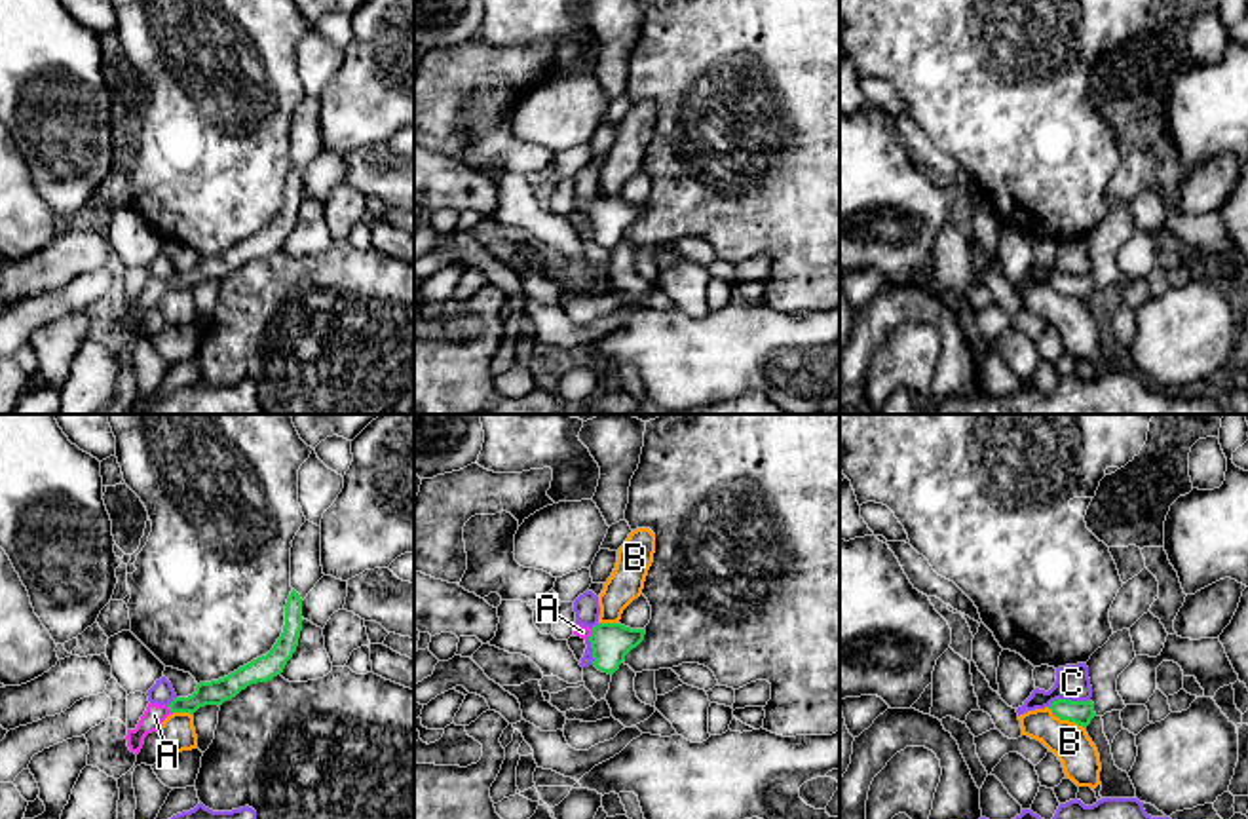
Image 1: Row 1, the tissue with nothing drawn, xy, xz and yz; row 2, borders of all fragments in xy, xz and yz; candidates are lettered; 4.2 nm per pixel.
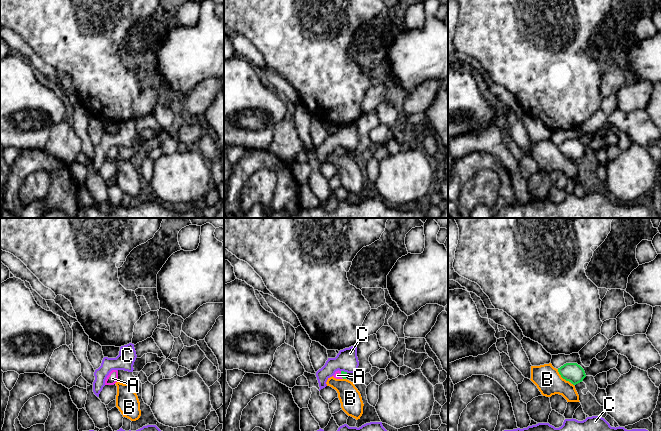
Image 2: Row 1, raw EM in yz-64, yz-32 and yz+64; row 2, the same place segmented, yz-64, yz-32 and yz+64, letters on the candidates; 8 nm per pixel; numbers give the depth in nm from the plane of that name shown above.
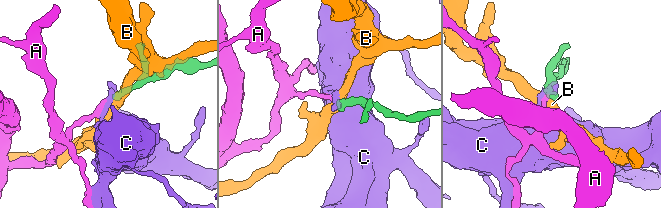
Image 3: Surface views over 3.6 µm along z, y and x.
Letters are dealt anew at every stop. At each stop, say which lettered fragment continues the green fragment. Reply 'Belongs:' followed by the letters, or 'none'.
Belongs: B

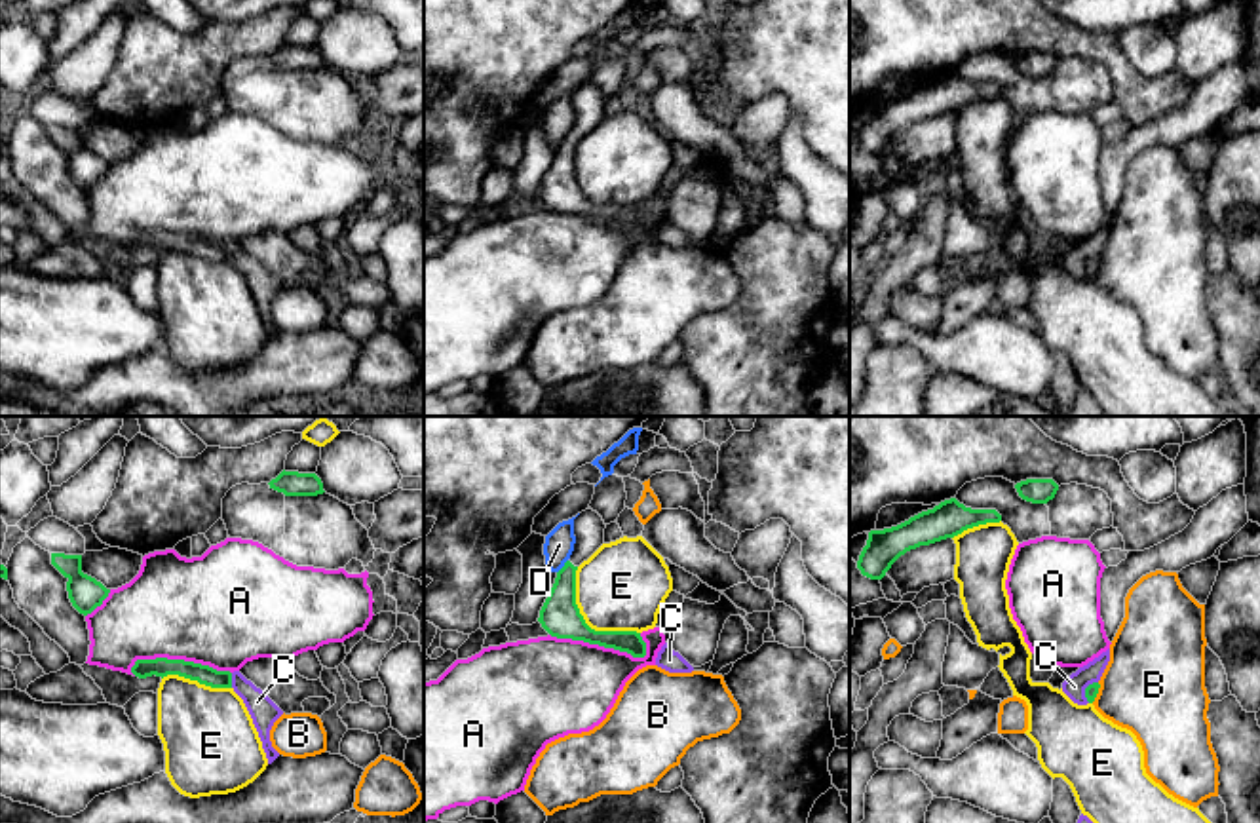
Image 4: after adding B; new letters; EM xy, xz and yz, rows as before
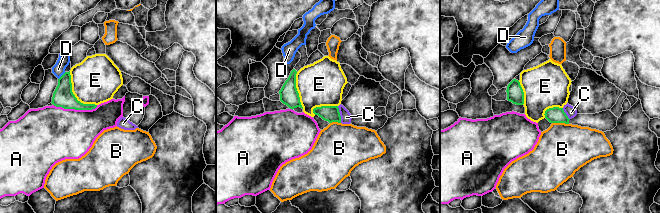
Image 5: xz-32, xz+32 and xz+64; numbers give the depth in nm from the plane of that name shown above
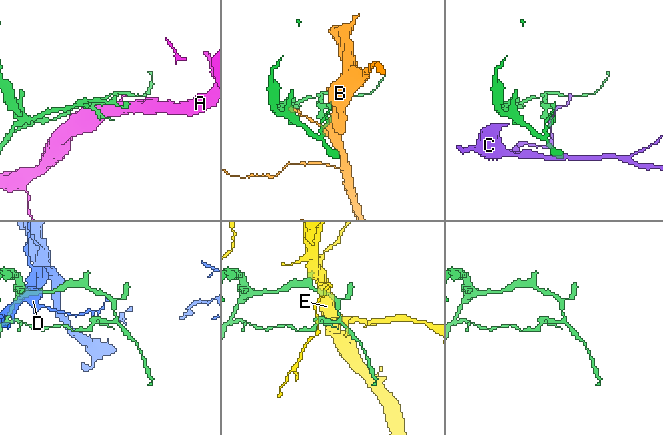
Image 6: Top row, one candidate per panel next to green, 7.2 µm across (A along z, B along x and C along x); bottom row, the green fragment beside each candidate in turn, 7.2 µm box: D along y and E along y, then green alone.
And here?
Belongs: none

